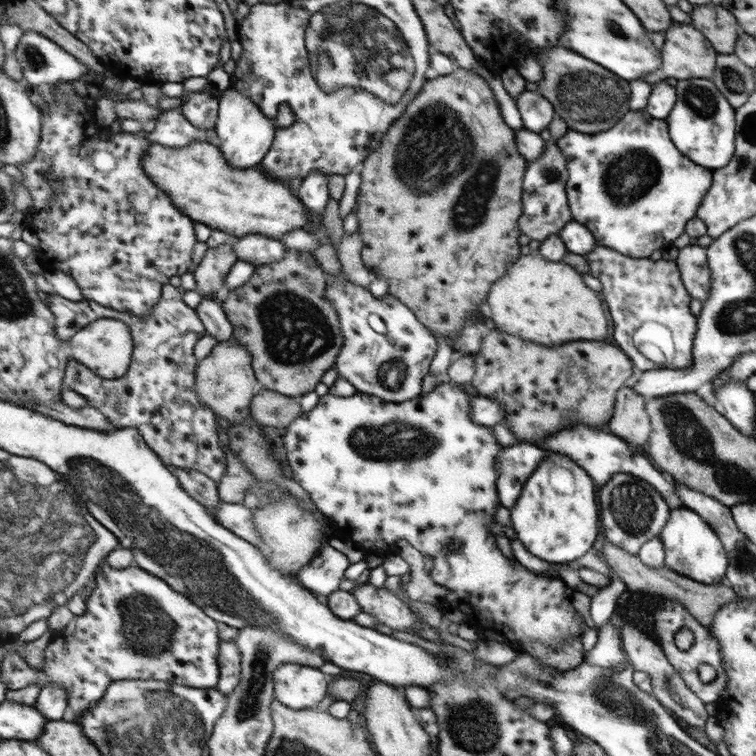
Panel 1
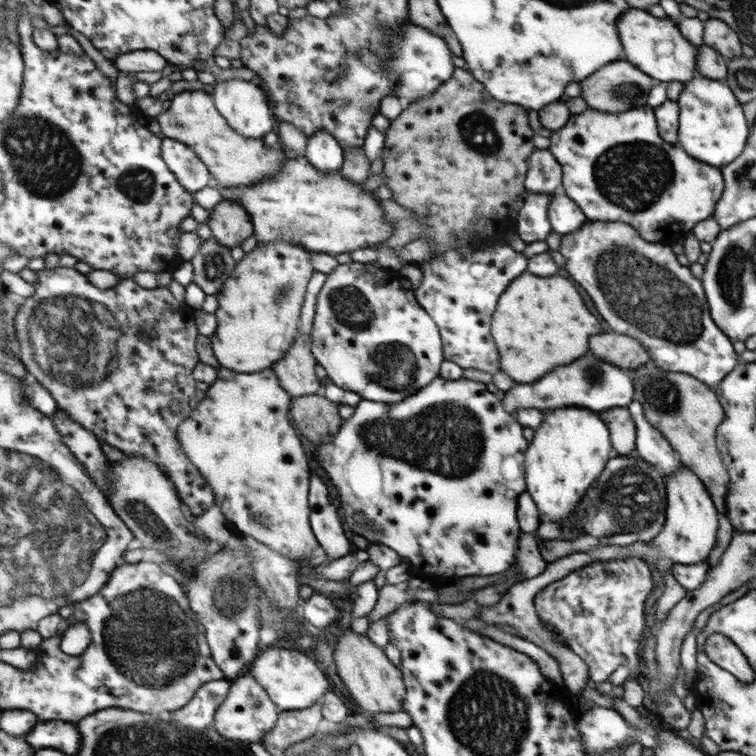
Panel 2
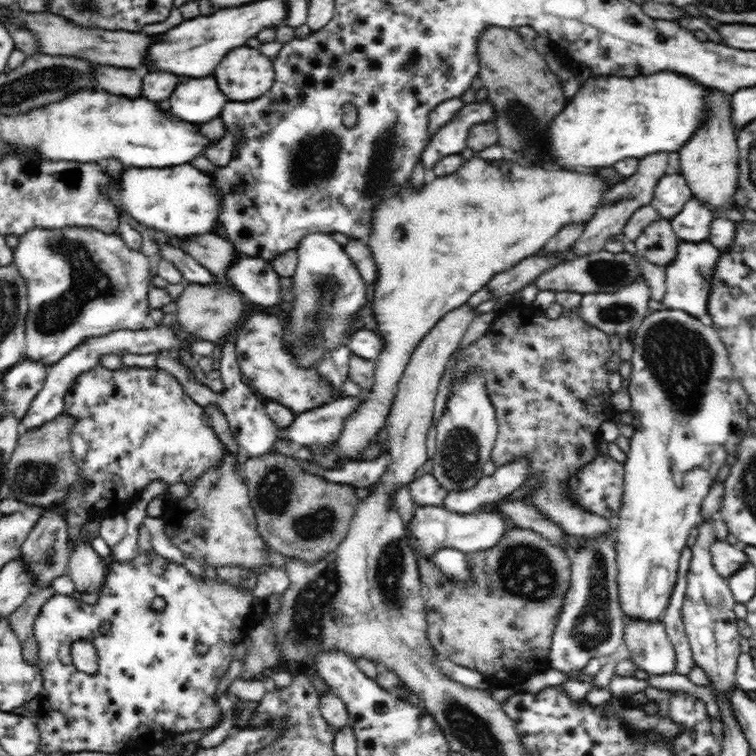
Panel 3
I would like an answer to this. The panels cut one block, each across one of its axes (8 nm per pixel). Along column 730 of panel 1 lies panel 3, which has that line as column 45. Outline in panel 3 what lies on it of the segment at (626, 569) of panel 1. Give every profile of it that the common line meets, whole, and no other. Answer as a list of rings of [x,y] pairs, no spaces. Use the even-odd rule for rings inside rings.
[[[50,584],[46,588],[36,588],[12,614],[7,616],[8,624],[11,624],[11,629],[19,637],[19,643],[23,645],[23,656],[27,661],[39,660],[38,643],[33,633],[33,626],[36,615],[44,603],[55,594],[56,591]]]

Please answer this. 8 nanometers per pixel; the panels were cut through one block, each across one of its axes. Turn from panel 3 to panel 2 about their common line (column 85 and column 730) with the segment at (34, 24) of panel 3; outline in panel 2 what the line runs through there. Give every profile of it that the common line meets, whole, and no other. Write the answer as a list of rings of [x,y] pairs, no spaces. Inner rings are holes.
[[[709,18],[704,23],[703,41],[727,59],[743,56],[740,35],[723,20]]]

